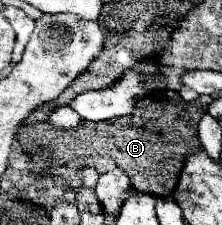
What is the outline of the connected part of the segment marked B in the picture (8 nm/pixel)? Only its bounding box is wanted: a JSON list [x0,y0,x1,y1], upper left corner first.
[18,92,206,196]

